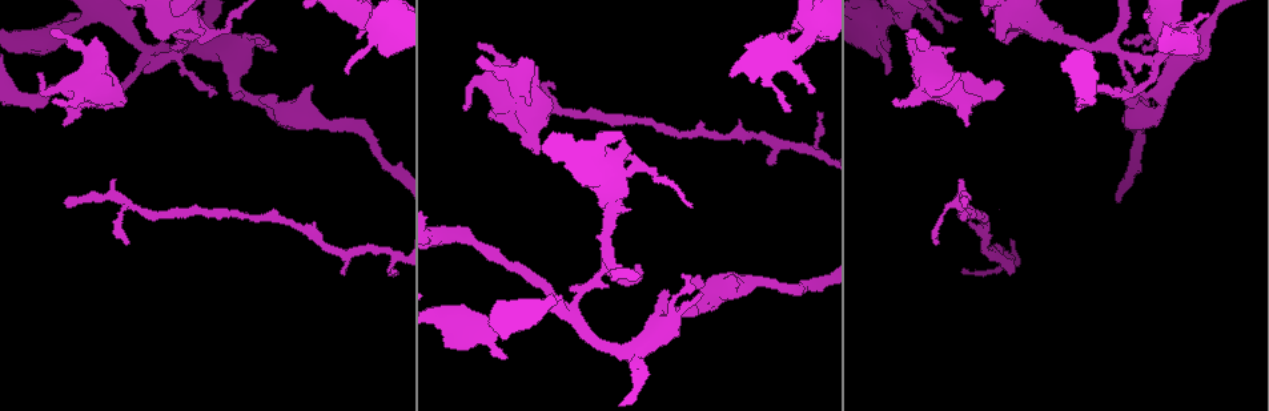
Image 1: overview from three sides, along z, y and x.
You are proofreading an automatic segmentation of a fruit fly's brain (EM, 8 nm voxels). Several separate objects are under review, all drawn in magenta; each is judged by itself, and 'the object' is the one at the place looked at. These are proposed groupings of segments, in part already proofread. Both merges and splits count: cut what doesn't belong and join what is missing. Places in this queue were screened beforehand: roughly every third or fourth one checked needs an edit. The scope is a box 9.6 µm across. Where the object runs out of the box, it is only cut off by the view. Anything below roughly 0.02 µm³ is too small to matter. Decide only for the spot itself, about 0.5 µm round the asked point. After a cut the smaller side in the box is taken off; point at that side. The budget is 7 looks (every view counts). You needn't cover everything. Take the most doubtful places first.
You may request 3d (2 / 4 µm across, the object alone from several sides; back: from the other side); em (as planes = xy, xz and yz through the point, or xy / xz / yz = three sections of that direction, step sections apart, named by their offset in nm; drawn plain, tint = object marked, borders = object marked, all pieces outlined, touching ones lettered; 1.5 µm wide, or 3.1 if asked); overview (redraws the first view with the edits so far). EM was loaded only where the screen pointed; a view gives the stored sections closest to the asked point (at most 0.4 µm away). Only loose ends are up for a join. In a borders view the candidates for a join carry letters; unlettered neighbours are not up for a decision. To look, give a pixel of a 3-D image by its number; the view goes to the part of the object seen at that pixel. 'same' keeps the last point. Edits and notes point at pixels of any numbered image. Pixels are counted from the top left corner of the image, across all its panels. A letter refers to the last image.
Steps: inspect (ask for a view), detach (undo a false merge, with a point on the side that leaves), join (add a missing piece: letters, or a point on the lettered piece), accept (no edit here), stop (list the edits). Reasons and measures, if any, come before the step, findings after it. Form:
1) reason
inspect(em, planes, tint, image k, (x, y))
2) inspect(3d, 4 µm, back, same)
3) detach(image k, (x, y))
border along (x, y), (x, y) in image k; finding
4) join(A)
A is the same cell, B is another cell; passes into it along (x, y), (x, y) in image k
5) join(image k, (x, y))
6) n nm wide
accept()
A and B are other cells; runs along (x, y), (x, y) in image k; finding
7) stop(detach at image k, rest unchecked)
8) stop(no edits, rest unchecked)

stops while still wide
inspect(3d, 2 µm, back, image 1, (518, 60))

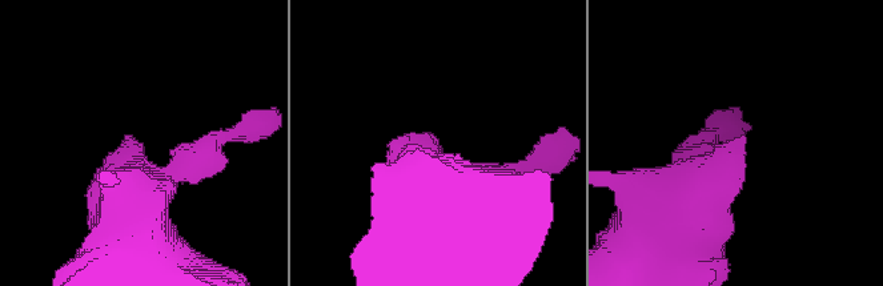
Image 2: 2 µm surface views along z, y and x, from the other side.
inspect(em, xz, step 4, borders, image 2, (432, 134))

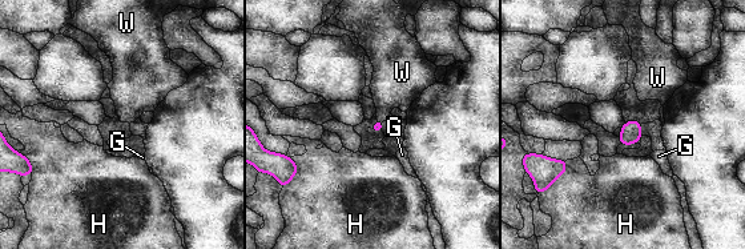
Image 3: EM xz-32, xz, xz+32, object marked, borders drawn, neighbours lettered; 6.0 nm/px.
inspect(em, planes, borders, same)

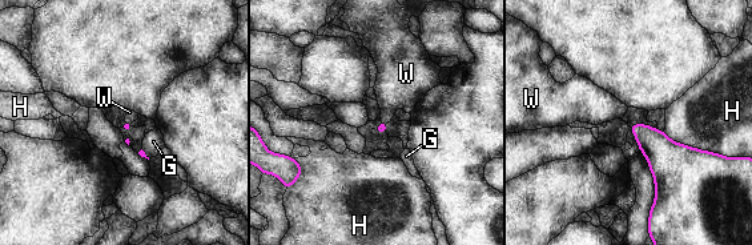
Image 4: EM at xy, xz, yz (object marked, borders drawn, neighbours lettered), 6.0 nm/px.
join(W)
W is the same cell, G and H are other cells; the neuron continues

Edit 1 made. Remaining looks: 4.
inspect(overview)

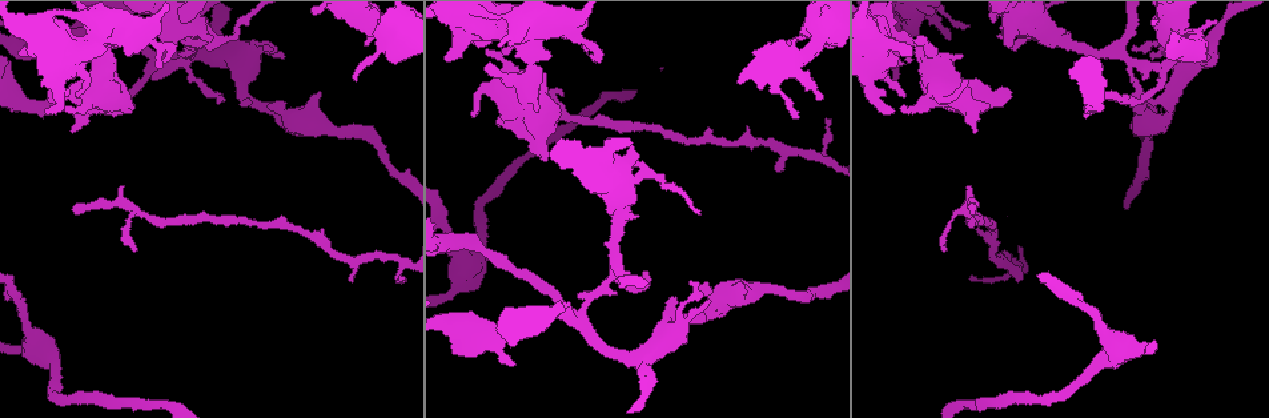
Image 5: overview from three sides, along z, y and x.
free end
inspect(3d, 2 µm, image 5, (943, 250))

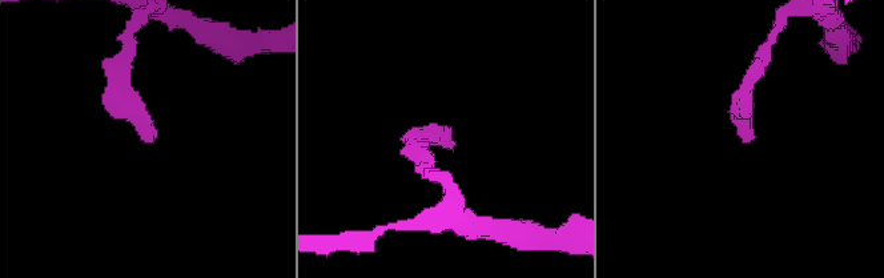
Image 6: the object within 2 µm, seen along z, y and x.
inspect(em, xy, step 4, tint, image 6, (449, 139))

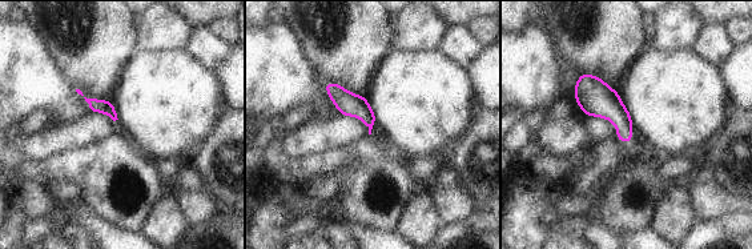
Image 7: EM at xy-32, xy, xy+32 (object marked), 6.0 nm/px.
inspect(em, xy, step 4, borders, same)

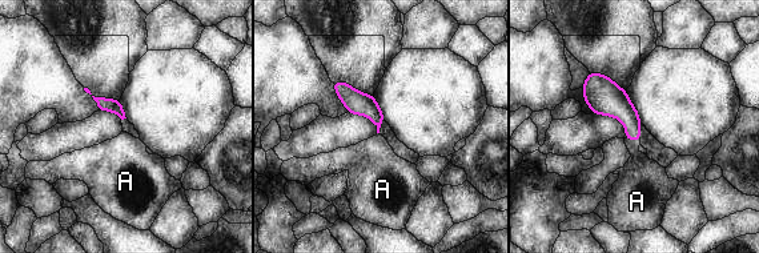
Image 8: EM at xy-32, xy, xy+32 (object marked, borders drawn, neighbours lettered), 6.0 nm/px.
accept()
A is another cell; border along (625, 137), (639, 140) in image 8; no lettered piece goes on from it

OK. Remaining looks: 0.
stop(join at image 4, rest unchecked)

